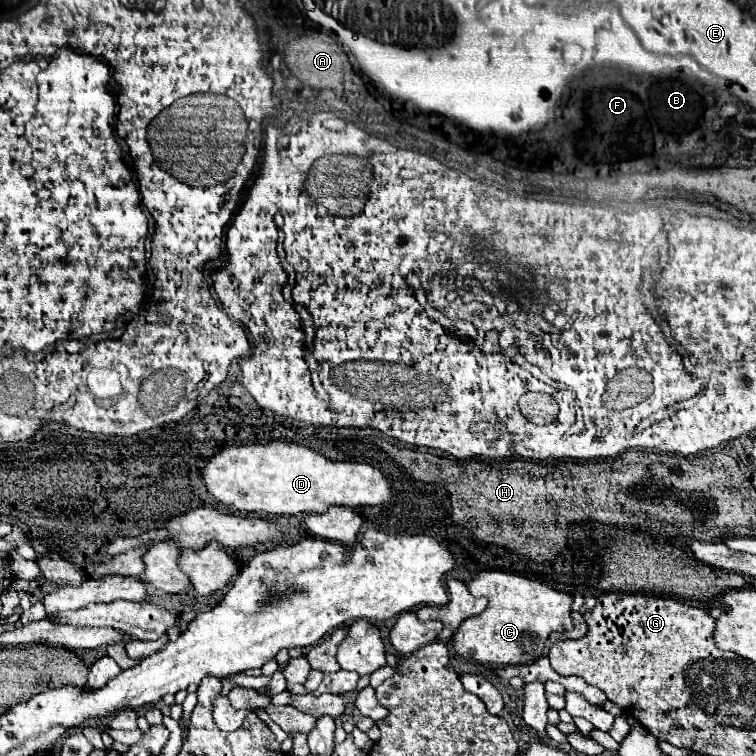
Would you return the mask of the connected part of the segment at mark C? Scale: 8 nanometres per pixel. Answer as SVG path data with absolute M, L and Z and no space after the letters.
M481 571L471 583L467 583L467 587L475 597L487 597L489 603L481 615L459 625L453 645L461 657L489 665L533 663L541 657L551 631L573 629L573 597L545 583L501 571Z

